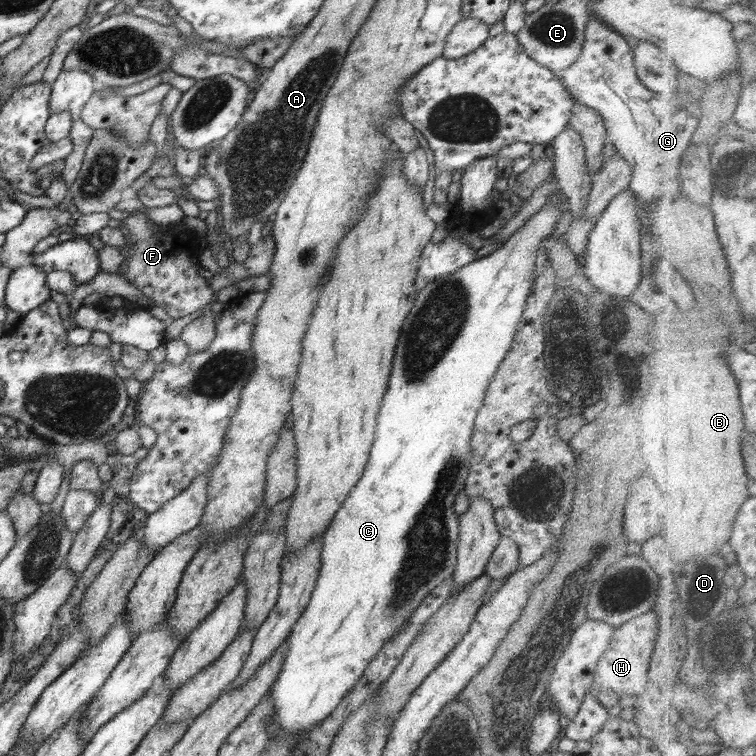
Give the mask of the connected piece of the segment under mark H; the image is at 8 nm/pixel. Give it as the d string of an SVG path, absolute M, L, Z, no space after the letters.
M653 609L616 628L608 648L597 662L593 683L588 693L596 695L597 692L611 690L618 696L624 694L640 696L640 692L644 692L648 684L648 664L650 659L657 655L658 637L661 634L663 632L660 630L659 614Z

